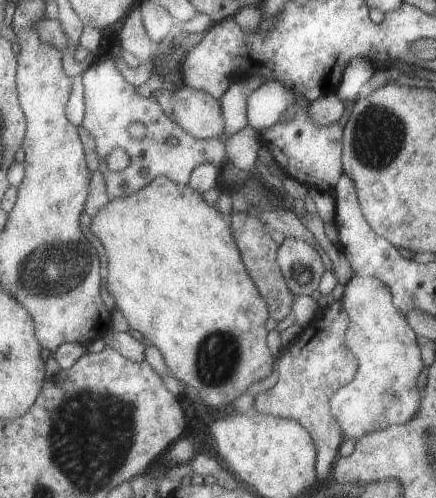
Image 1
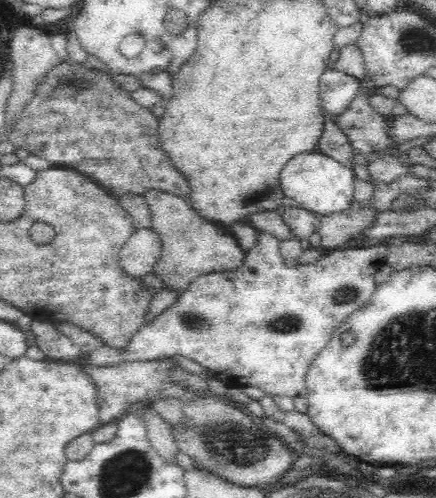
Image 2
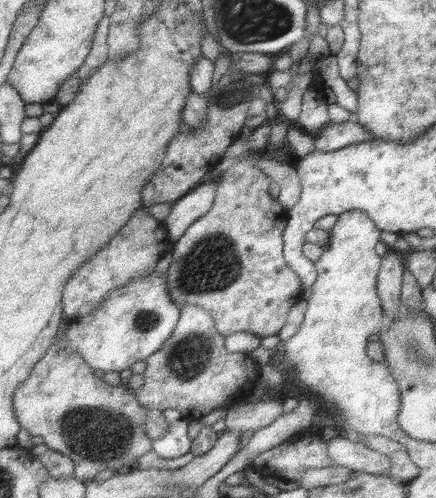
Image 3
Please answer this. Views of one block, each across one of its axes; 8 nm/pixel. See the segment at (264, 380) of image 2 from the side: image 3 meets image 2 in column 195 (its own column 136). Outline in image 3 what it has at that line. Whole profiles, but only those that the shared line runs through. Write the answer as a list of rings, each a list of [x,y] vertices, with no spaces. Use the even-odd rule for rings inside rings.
[[[153,274],[113,292],[91,316],[69,322],[71,348],[85,356],[85,362],[93,370],[101,370],[105,374],[131,370],[139,360],[147,360],[155,352],[161,352],[181,324],[183,308],[175,304],[169,292],[167,274]]]

